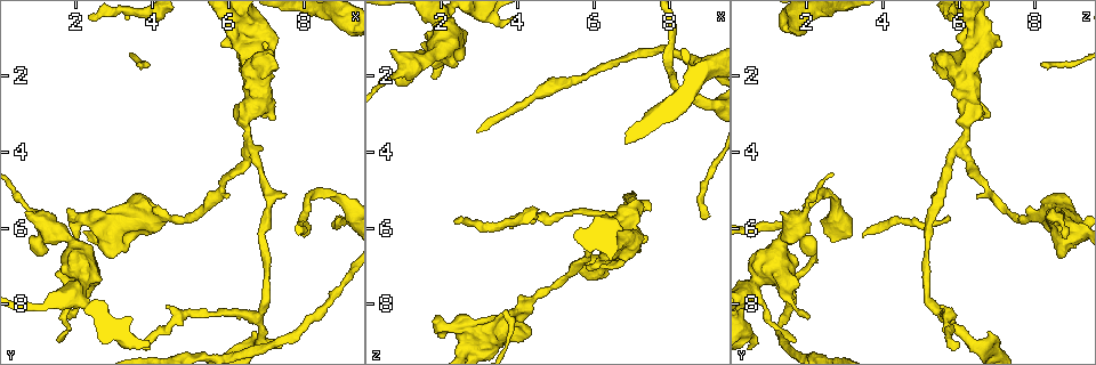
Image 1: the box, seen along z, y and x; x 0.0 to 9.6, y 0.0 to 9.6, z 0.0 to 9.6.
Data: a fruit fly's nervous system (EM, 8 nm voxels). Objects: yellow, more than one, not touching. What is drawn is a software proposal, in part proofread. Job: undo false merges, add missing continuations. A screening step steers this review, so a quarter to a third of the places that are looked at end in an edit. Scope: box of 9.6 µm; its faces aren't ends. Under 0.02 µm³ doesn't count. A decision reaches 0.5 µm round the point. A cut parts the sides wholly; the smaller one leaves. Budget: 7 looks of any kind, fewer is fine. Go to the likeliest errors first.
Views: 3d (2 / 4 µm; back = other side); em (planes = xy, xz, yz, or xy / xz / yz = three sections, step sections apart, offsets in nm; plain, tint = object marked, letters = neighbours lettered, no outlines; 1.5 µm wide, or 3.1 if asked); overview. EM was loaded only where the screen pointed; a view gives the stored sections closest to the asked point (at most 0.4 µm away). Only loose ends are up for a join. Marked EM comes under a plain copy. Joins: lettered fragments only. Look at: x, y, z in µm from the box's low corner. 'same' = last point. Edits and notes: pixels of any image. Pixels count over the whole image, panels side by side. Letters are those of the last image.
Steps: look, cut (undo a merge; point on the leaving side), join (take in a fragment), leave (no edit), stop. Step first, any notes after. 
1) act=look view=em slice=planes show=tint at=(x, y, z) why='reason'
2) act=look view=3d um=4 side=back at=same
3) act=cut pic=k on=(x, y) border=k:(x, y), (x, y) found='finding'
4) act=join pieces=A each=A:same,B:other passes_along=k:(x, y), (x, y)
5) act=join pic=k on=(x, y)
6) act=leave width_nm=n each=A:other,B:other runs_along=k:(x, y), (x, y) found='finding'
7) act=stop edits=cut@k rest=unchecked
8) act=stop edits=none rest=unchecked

act=look view=em um=3.1 slice=xy step=8 show=tint at=(6.45, 4.05, 6.05)

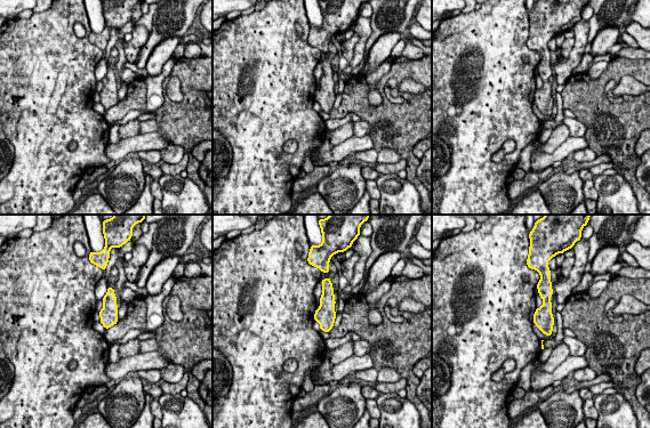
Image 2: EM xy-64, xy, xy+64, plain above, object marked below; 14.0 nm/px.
act=look view=em um=3.1 slice=xy step=8 show=letters at=same why='what lies round it'

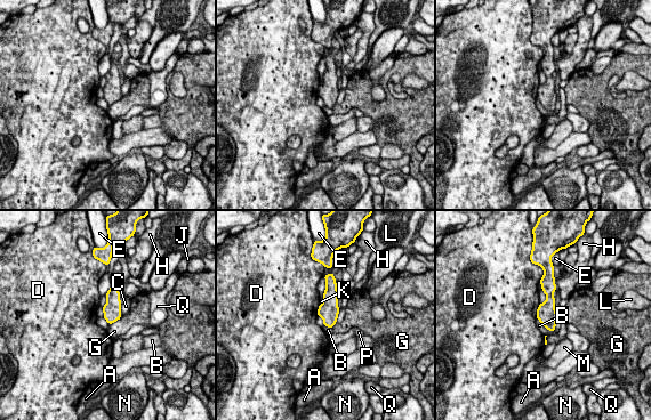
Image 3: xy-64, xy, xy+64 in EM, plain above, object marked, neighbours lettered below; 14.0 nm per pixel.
act=leave longest_contact=B:300nm each=A:other,B:other,C:other,D:other,E:other,G:other,H:other,J:other,K:other,L:other,M:other,N:other,P:other,Q:other border=3:(105, 296), (106, 303), (103, 307) found='continuous, no second cell'

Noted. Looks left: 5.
act=look view=em slice=planes show=tint at=(6.95, 6.70, 5.10) why='narrows sharply'

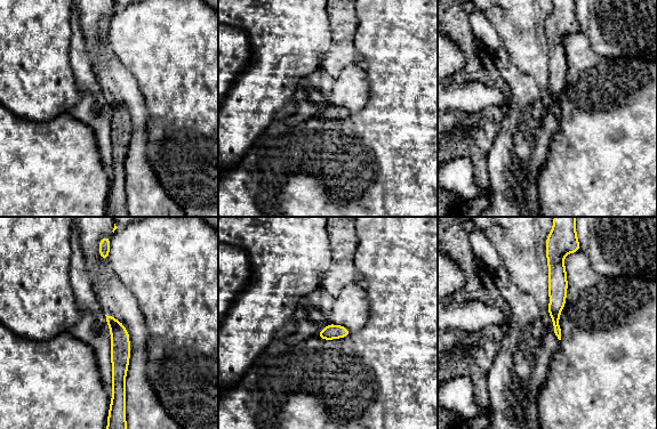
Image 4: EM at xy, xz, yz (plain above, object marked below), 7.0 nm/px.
act=look view=em slice=planes show=letters at=same why='what lies round it'

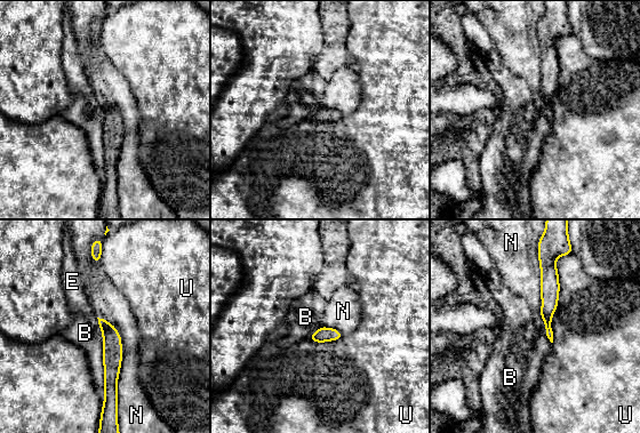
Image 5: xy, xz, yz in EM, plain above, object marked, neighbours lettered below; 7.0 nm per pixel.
act=leave width_nm=90 each=B:other,E:other,N:other,U:other border=5:(96, 318), (102, 333), (102, 407) found='continuous, no second cell'

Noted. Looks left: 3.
act=look view=em slice=planes show=letters at=(3.60, 5.10, 8.65) why='branch stops here'

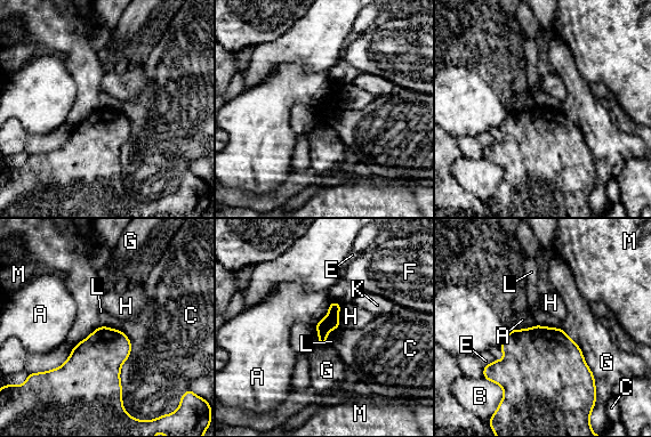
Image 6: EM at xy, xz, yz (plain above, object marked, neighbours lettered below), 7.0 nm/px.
act=leave longest_contact=C:550nm each=A:other,B:other,C:other,E:other,F:other,G:other,H:other,K:other,L:other,M:other found='no lettered fragment goes on from it'

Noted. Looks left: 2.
act=stop edits=none rest=unchecked

